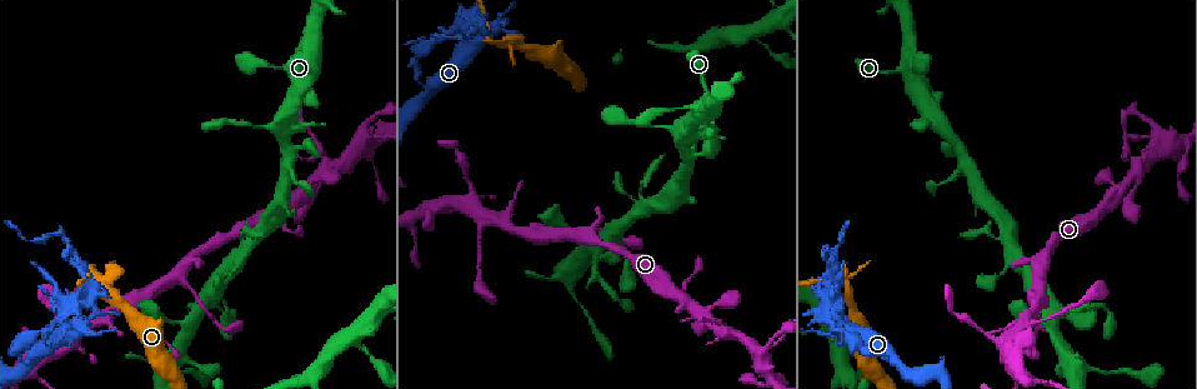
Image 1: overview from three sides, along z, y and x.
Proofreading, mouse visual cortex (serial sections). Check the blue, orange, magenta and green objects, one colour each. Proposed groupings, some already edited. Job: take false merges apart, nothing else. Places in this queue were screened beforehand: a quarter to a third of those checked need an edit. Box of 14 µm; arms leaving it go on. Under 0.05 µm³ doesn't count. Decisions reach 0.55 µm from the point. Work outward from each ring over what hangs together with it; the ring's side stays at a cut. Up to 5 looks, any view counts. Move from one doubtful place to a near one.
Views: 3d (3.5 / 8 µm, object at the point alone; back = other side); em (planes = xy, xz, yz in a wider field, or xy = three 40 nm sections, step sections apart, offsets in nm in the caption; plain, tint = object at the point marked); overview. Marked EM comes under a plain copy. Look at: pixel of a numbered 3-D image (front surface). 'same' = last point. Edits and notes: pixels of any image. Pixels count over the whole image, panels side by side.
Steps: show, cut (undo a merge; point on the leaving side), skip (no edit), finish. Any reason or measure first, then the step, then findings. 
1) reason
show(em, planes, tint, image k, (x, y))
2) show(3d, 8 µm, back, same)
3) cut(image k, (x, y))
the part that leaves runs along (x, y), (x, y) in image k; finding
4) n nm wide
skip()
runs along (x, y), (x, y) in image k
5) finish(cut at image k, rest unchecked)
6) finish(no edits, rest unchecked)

show(3d, 3.5 µm, image 1, (431, 88))

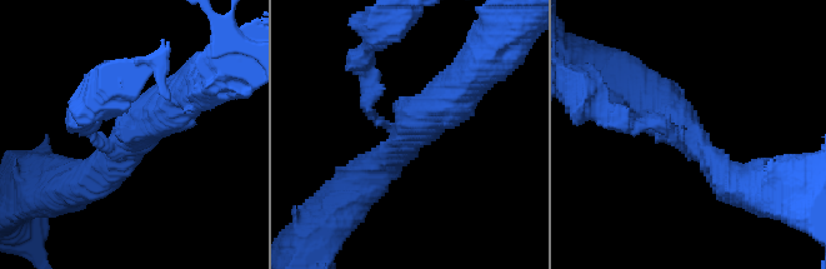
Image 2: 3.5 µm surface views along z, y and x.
3 arms; arms of 200, 400, 600 nm; shape alone is not enough
show(em, planes, tint, image 2, (130, 146))

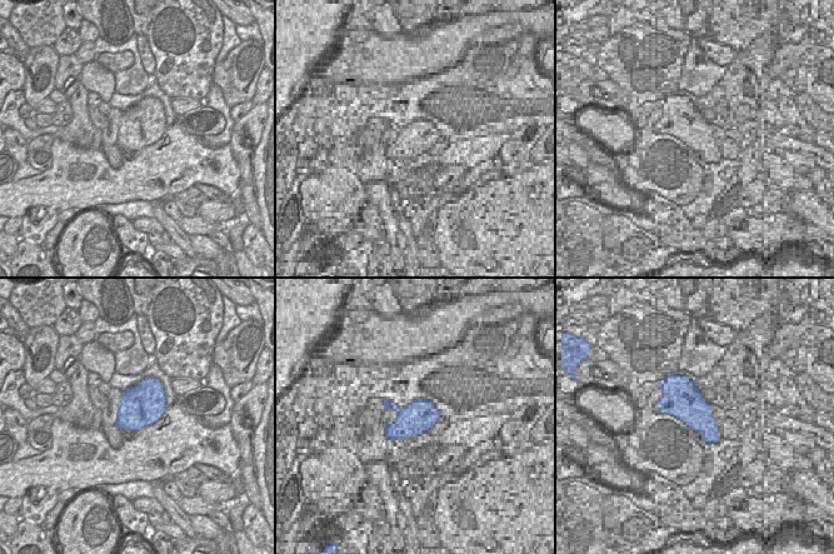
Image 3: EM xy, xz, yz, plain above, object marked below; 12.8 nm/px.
show(em, xy, step 3, tint, same)

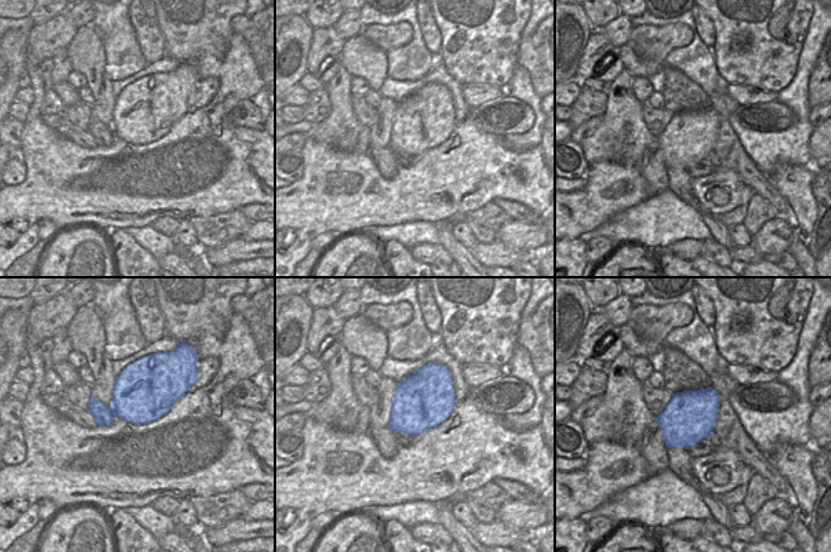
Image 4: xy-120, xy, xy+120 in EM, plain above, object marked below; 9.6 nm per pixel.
cut(image 2, (365, 94))
the part that leaves runs along (224, 68), (224, 36), (215, 25) in image 2; a second cell is stuck on

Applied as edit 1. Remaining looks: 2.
two arms in line, one across
show(em, xy, step 3, tint, image 1, (726, 331))

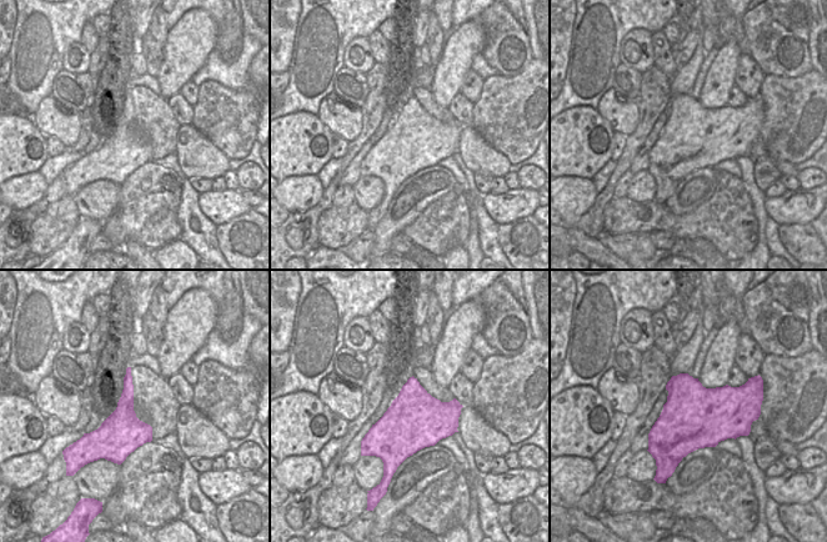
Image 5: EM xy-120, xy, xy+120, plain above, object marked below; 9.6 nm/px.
see where the arms go
show(3d, 3.5 µm, same)

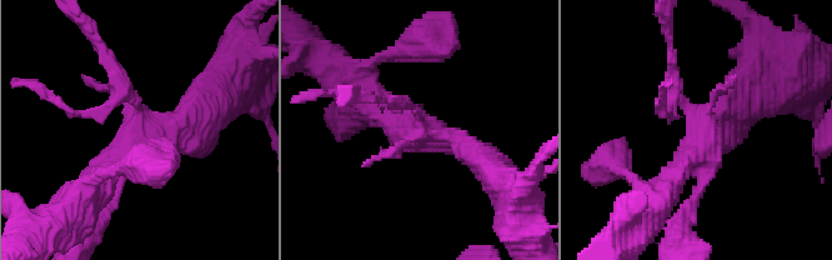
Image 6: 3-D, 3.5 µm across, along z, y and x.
skip()
runs along (88, 194), (114, 155), (206, 113) in image 6; continuous, no second cell

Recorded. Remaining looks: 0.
finish(cut at image 2, rest unchecked)

